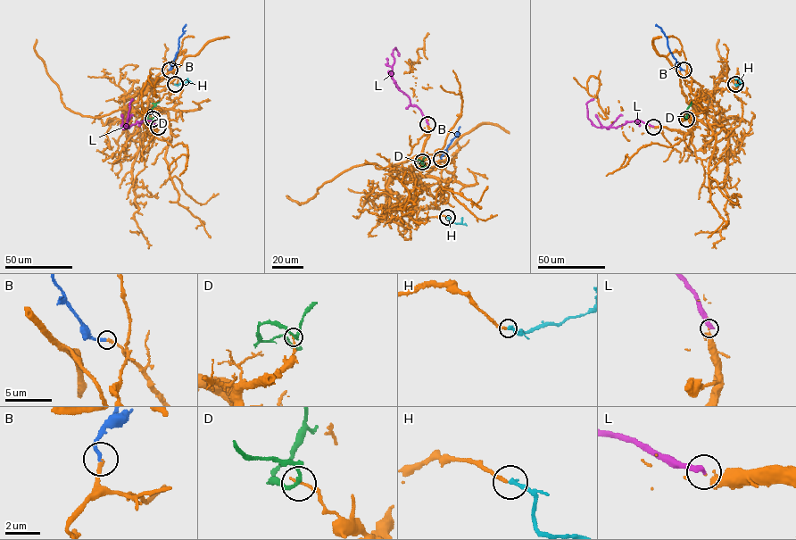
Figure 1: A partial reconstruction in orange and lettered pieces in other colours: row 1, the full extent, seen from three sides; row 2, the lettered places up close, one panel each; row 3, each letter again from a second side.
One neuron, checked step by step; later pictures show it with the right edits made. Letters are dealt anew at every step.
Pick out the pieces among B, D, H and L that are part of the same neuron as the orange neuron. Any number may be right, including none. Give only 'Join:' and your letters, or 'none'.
Join: B, H

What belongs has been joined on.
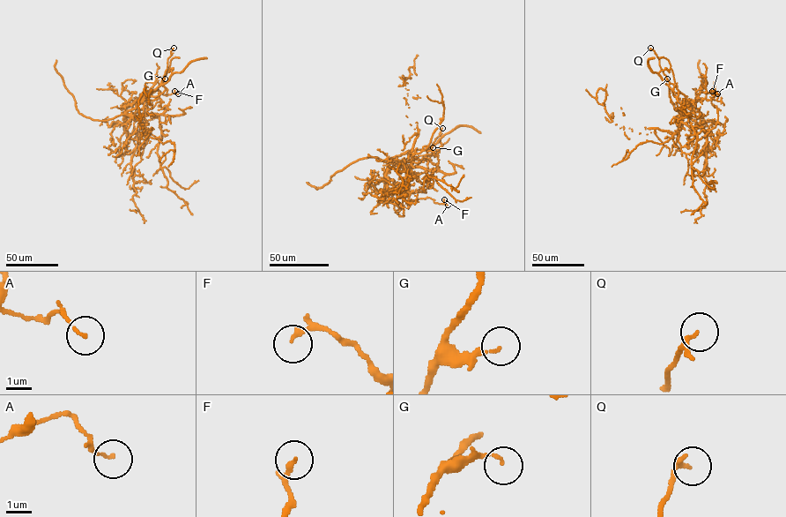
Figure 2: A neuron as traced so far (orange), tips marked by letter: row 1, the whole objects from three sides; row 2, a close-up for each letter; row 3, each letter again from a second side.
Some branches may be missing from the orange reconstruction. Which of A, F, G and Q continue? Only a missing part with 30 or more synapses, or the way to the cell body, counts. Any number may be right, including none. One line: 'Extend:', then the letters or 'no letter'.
Extend: no letter

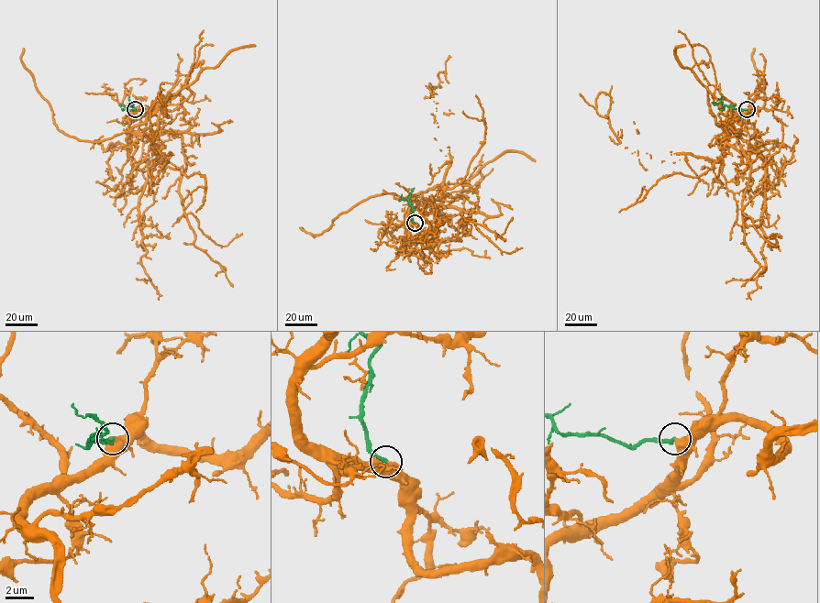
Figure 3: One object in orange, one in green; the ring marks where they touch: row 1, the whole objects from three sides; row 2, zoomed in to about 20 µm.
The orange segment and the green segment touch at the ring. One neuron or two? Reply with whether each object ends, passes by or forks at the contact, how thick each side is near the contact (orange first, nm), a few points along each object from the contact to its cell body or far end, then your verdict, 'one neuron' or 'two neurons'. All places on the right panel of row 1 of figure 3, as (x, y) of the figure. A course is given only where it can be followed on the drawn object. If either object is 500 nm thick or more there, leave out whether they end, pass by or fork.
600 nm thick on the orange side, 320 nm on the other; orange runs (747, 109), (716, 160), (686, 154), (646, 169), (610, 127), (610, 96), (601, 93), (594, 108), (581, 93); green runs (747, 109), (712, 103); one neuron

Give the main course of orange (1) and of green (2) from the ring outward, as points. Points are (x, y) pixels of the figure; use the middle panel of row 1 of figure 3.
1: (415, 223), (405, 213), (412, 202), (441, 196), (451, 161), (434, 137), (429, 84), (439, 83), (448, 57)
2: (415, 223), (414, 210), (408, 199), (414, 188)

